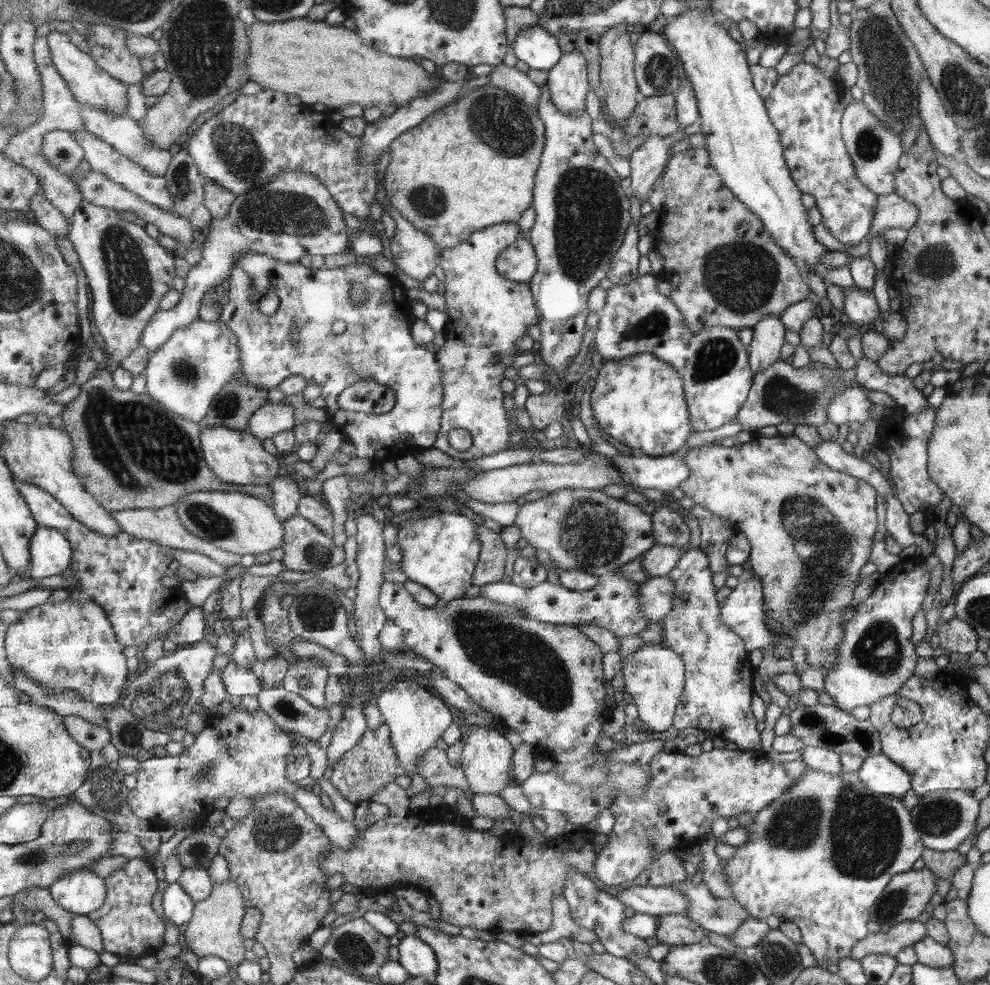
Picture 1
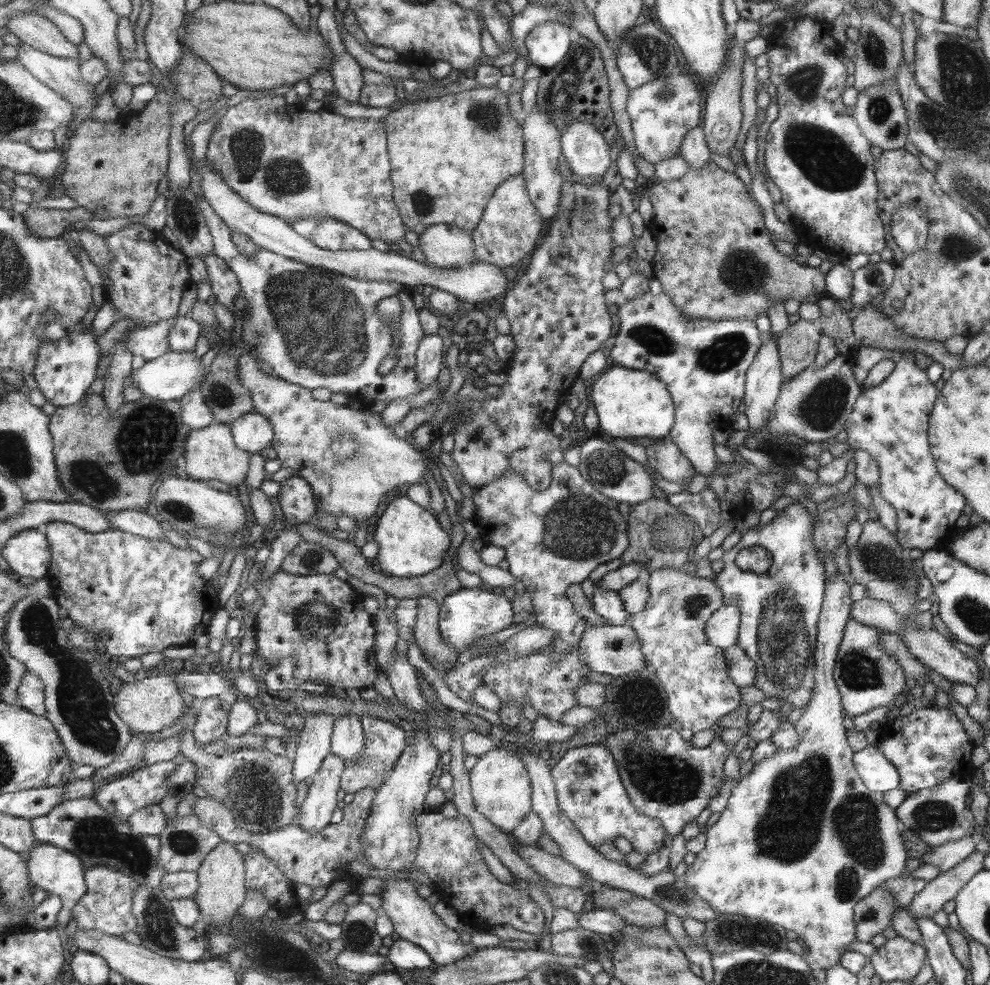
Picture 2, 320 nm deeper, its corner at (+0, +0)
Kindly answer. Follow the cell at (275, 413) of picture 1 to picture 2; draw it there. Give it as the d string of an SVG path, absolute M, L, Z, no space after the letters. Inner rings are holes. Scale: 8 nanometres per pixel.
M251 412L244 414L229 424L239 448L250 454L260 453L272 446L275 431L272 422L262 414Z

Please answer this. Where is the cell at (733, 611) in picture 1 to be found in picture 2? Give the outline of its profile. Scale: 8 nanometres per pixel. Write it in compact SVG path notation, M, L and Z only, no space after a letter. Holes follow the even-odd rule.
M721 605L707 619L705 635L708 644L717 648L727 648L736 645L740 614L735 605Z

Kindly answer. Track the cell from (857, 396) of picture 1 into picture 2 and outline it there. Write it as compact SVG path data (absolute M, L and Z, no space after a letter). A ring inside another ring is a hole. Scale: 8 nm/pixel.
M855 345L849 349L849 354L846 356L860 391L844 422L844 429L847 434L845 442L851 448L864 450L876 462L879 475L878 492L895 512L895 519L897 519L896 541L901 548L903 550L917 548L922 552L929 552L929 550L934 549L939 540L945 539L947 530L955 525L955 521L965 506L963 496L957 492L957 489L945 484L943 478L939 476L933 457L929 454L928 418L933 400L936 400L937 390L925 376L925 371L915 365L912 352L873 348L869 345ZM883 358L889 358L894 362L892 371L878 385L865 388L863 382L865 382L867 372Z

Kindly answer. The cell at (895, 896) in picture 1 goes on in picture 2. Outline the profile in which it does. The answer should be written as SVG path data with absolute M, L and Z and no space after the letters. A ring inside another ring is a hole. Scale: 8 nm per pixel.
M884 886L873 890L852 908L852 920L856 923L854 940L869 942L875 934L890 926L892 912L899 909L892 892L886 892Z

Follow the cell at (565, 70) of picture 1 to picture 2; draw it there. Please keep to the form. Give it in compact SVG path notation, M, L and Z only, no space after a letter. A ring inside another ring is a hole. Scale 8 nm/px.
M570 117L569 124L560 133L560 154L567 161L567 166L572 174L591 178L603 175L611 162L608 150L607 143L603 141L603 137L595 130L595 127L590 125L590 122Z

